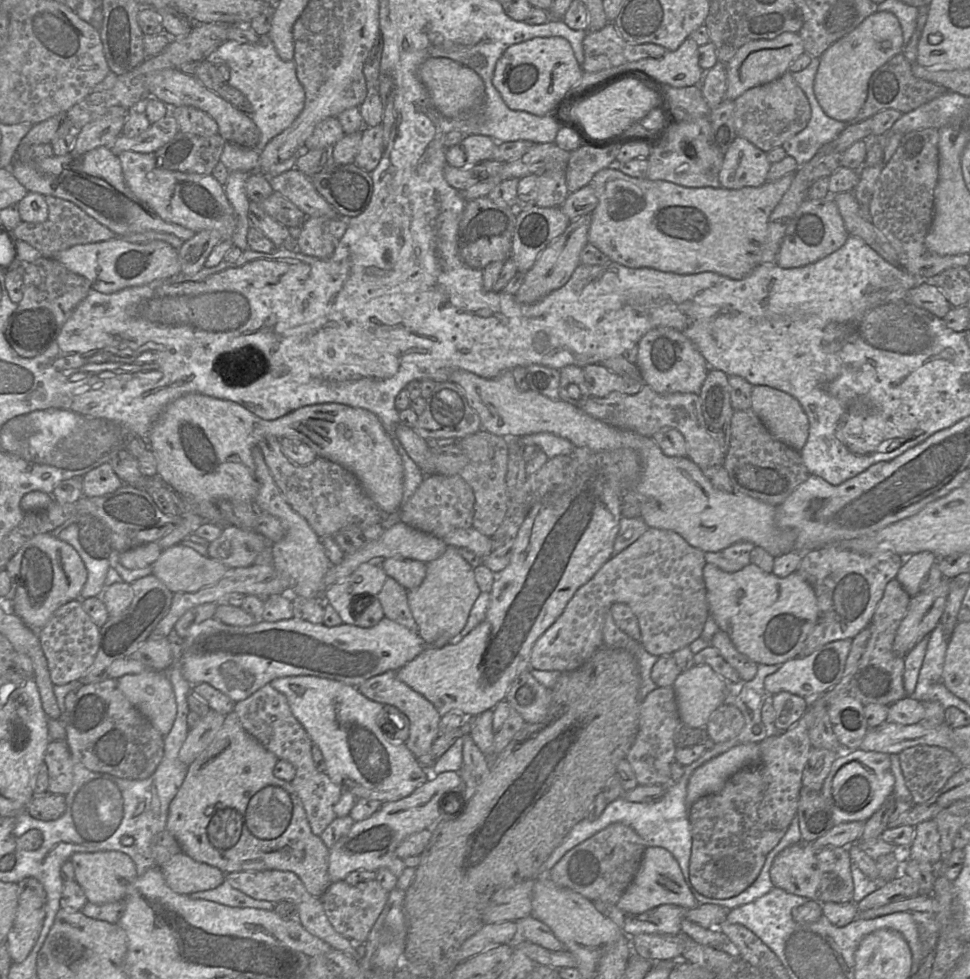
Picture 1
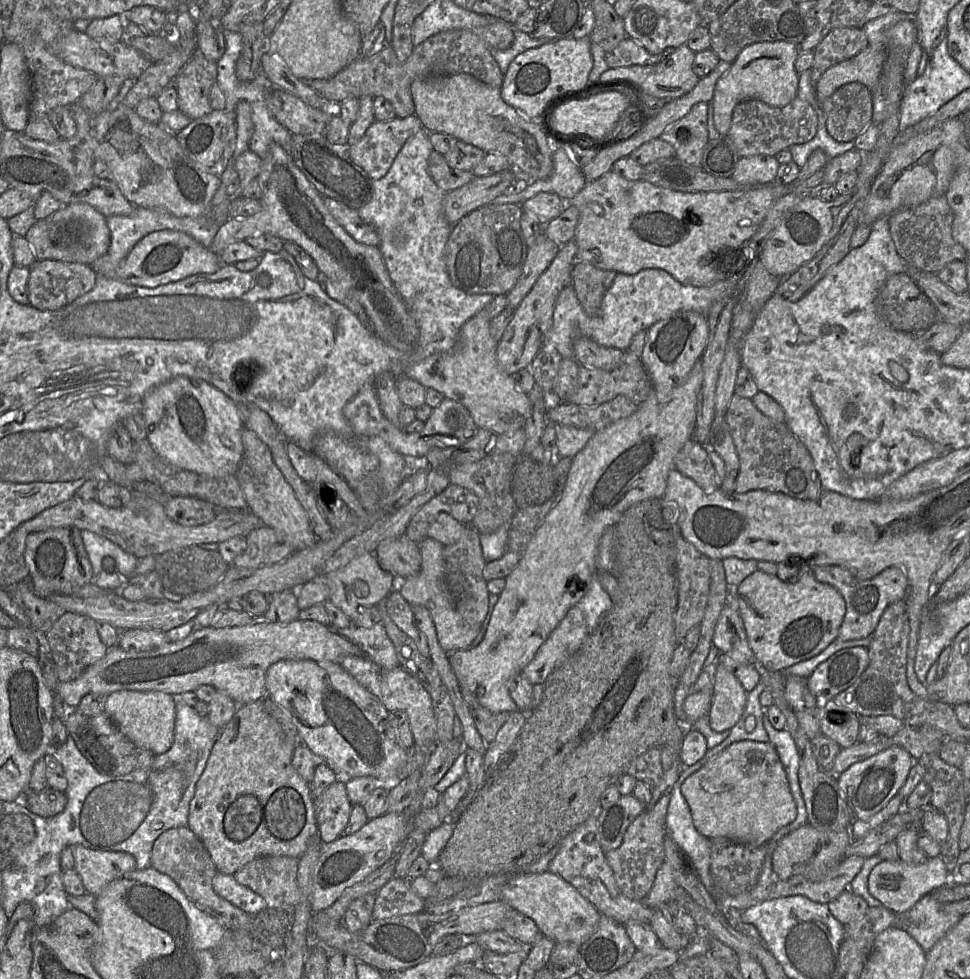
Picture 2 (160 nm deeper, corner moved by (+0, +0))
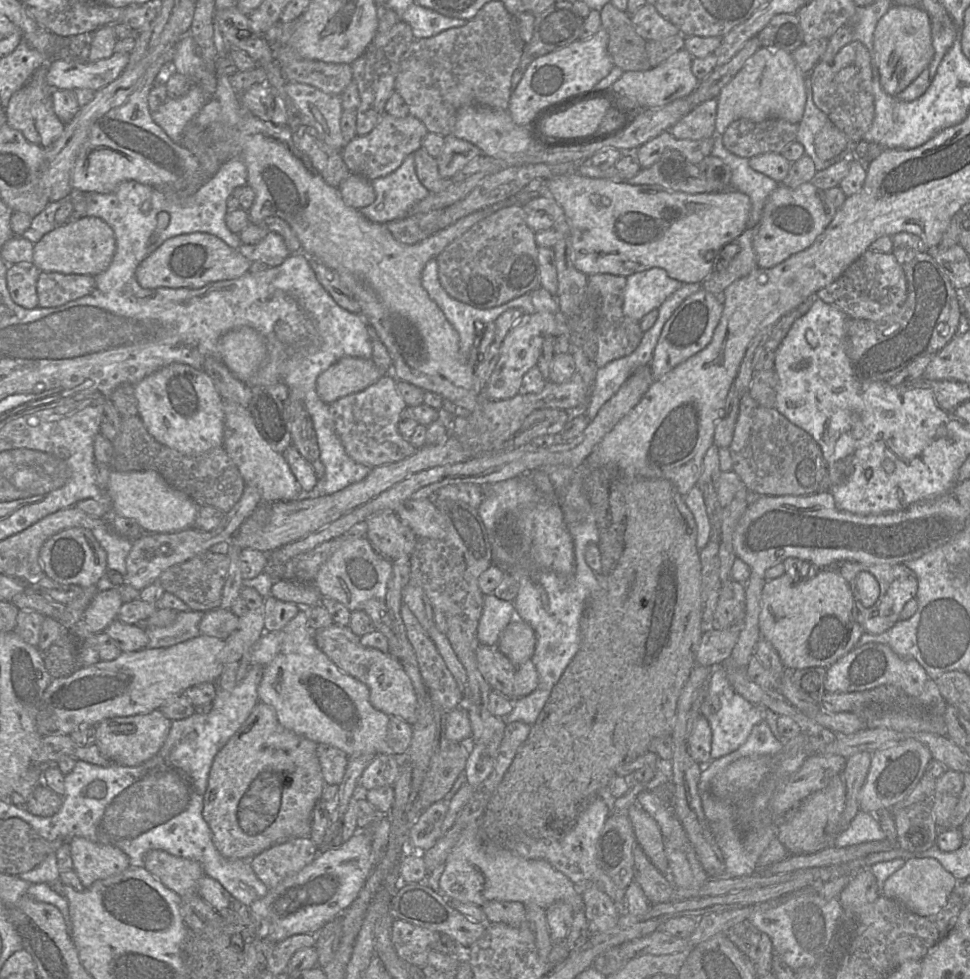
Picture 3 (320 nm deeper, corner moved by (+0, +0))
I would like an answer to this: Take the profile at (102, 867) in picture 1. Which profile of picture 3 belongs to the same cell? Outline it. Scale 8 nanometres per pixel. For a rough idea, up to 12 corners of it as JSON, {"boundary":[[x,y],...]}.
{"boundary":[[83,837],[68,842],[84,888],[130,867],[116,847]]}

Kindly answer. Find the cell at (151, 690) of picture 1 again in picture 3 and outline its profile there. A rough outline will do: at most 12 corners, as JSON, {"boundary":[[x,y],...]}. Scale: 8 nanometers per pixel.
{"boundary":[[159,709],[108,718],[96,744],[112,763],[158,753],[172,721]]}

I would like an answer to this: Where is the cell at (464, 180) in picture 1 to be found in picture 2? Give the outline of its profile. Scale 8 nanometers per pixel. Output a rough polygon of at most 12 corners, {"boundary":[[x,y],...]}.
{"boundary":[[434,150],[428,170],[446,193],[475,177],[472,171],[451,168],[444,155]]}

